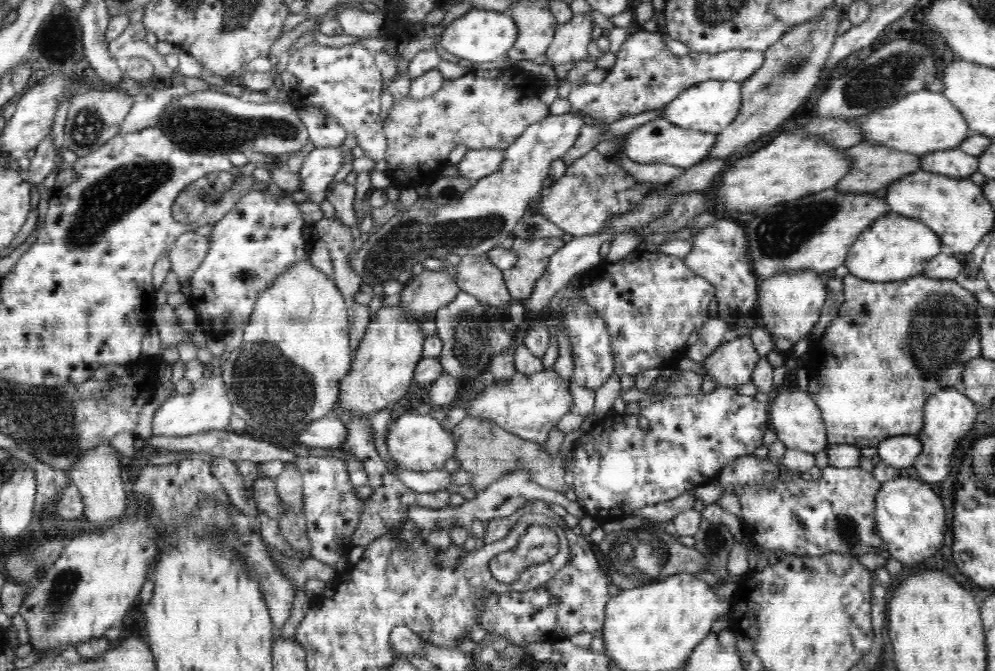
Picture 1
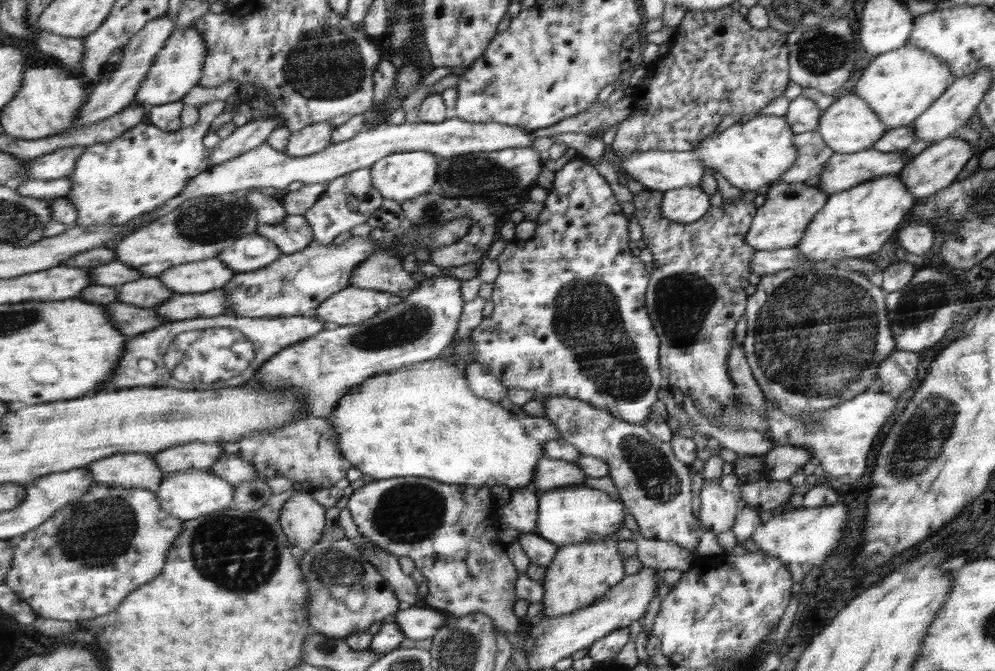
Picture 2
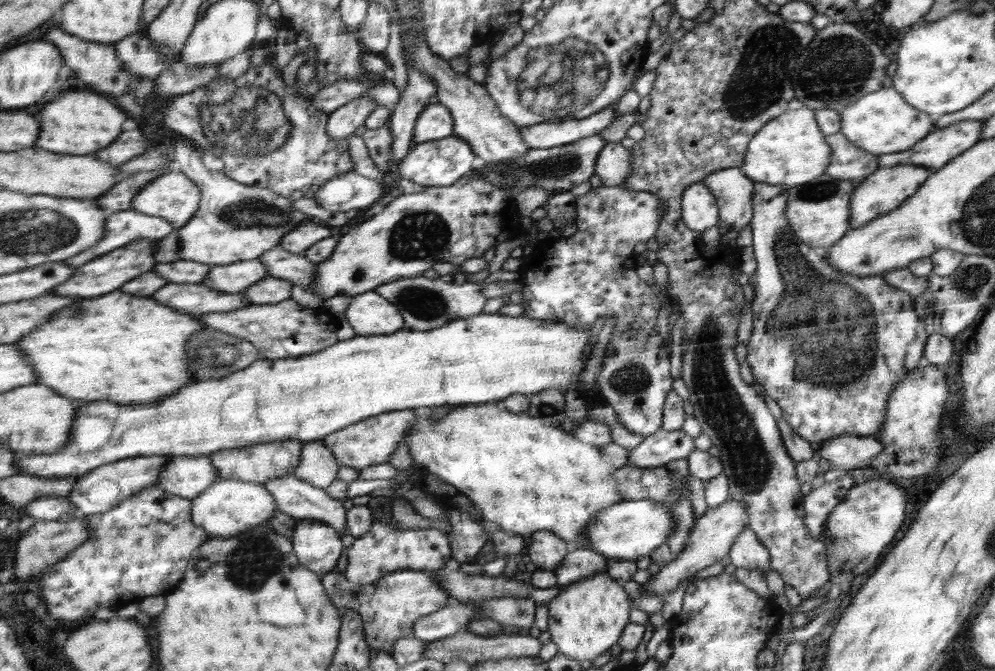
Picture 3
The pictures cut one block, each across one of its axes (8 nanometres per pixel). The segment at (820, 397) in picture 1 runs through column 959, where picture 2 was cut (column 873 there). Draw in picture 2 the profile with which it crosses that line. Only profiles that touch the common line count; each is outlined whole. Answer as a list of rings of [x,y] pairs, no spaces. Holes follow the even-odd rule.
[[[806,264],[801,267],[779,270],[776,273],[762,275],[760,282],[756,285],[756,291],[748,297],[748,308],[745,314],[746,318],[748,318],[747,330],[742,348],[752,374],[754,374],[754,378],[756,378],[765,399],[772,402],[775,408],[778,408],[783,414],[790,416],[796,421],[818,423],[821,420],[821,415],[825,414],[822,411],[836,409],[837,406],[852,401],[852,398],[855,398],[865,390],[874,388],[876,372],[878,372],[880,362],[884,358],[890,357],[896,351],[896,338],[892,334],[890,319],[888,319],[887,293],[882,287],[875,286],[863,273],[858,273],[841,266],[836,266],[832,271],[827,271]],[[824,272],[838,272],[838,276],[836,276],[836,280],[828,282],[828,278],[824,280]]]

